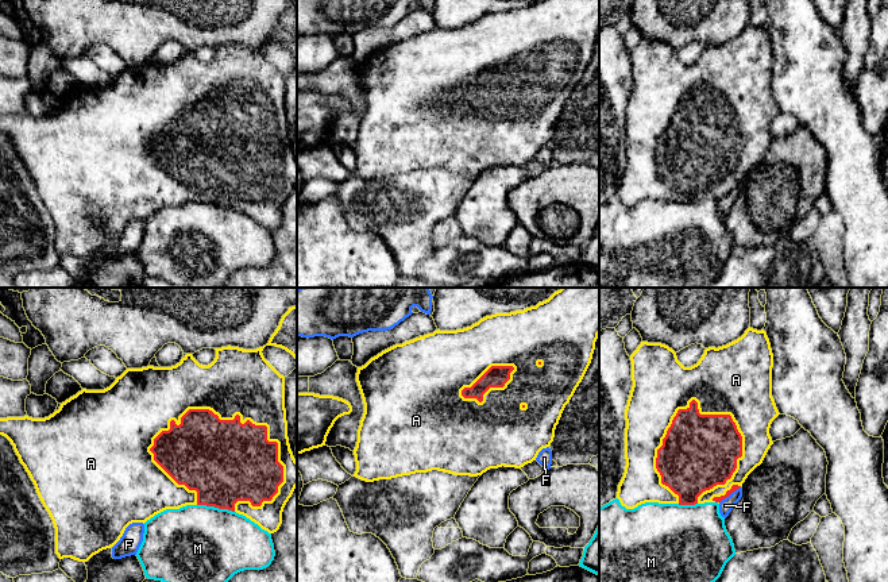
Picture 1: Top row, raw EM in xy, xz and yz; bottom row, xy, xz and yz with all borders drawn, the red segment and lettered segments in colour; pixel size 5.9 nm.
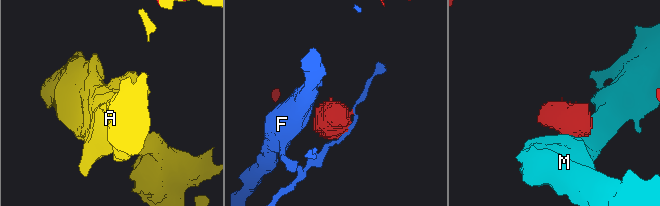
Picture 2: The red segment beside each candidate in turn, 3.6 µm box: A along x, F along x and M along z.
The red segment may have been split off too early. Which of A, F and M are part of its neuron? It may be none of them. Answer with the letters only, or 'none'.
A

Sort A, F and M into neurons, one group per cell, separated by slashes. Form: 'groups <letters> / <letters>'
groups A / F / M

